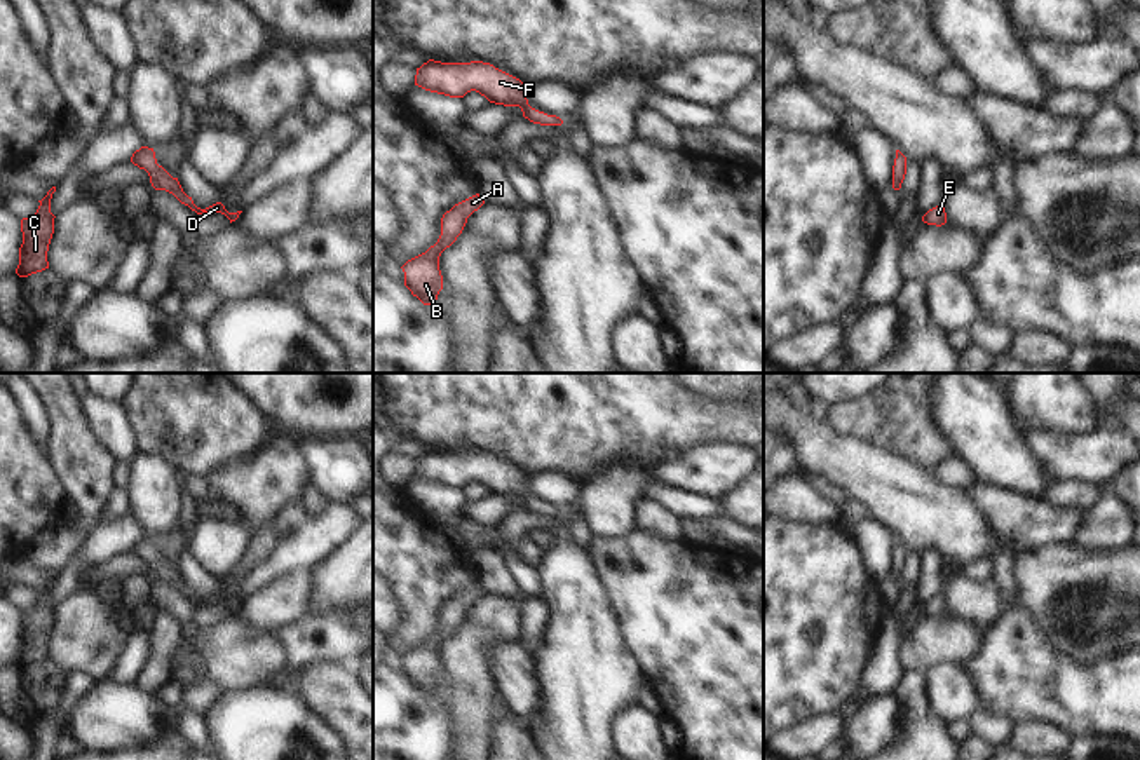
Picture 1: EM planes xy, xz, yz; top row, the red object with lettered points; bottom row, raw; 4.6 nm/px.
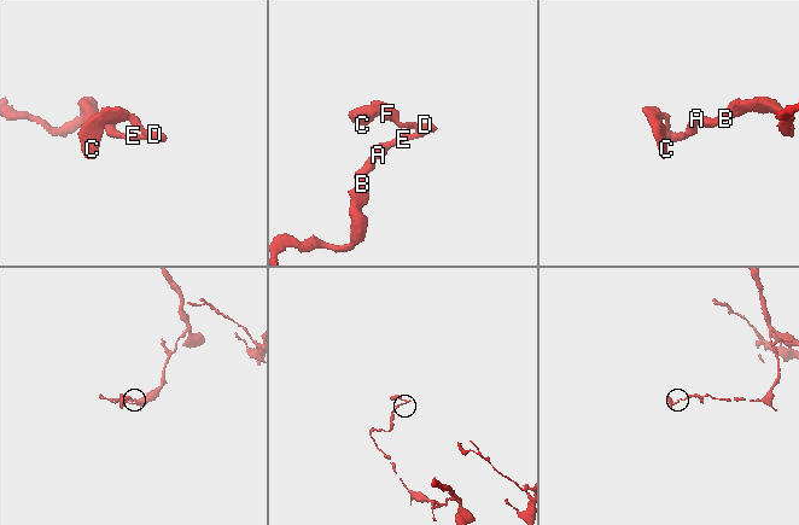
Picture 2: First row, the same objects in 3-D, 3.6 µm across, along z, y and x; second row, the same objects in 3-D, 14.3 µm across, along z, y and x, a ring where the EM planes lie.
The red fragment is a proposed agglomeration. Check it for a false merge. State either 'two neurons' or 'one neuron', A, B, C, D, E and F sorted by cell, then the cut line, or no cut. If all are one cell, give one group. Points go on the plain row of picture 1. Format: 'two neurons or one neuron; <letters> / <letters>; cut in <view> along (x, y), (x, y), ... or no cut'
one neuron; A B C D E F; no cut

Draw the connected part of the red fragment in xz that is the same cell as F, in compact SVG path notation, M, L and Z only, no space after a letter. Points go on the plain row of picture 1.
M429 450L417 458L415 476L444 485L450 488L464 488L476 481L490 493L504 497L519 497L523 507L540 516L561 516L563 511L556 506L547 506L528 495L528 478L519 469L495 458L490 453L441 453Z

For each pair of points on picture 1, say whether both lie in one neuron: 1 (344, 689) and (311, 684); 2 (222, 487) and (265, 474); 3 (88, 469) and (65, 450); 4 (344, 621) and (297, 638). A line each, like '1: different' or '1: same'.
1: same
2: same
3: same
4: same

